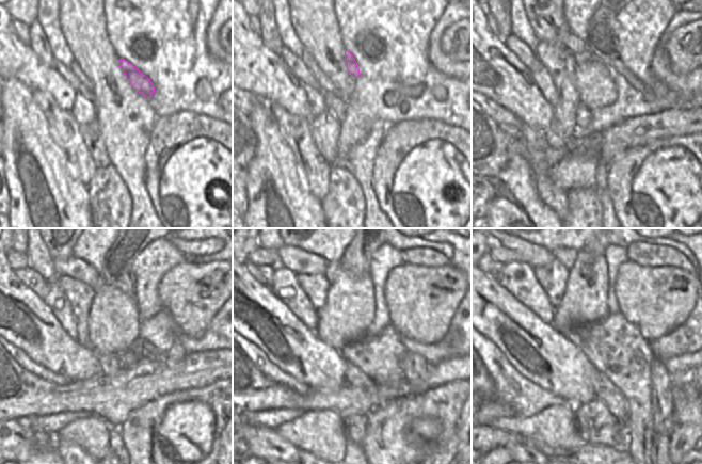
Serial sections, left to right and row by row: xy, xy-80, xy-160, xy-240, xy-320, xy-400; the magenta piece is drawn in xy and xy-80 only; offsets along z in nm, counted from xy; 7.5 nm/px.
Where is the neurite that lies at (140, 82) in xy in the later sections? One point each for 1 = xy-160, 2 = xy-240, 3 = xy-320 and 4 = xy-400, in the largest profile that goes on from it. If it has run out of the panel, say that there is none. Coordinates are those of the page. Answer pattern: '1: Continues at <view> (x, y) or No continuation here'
1: Continues at xy-160 (572, 43)
2: Continues at xy-240 (76, 268)
3: Continues at xy-320 (299, 260)
4: Continues at xy-400 (535, 255)

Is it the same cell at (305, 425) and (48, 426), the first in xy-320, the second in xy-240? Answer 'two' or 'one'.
two

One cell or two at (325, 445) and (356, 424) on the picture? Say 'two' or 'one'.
two

